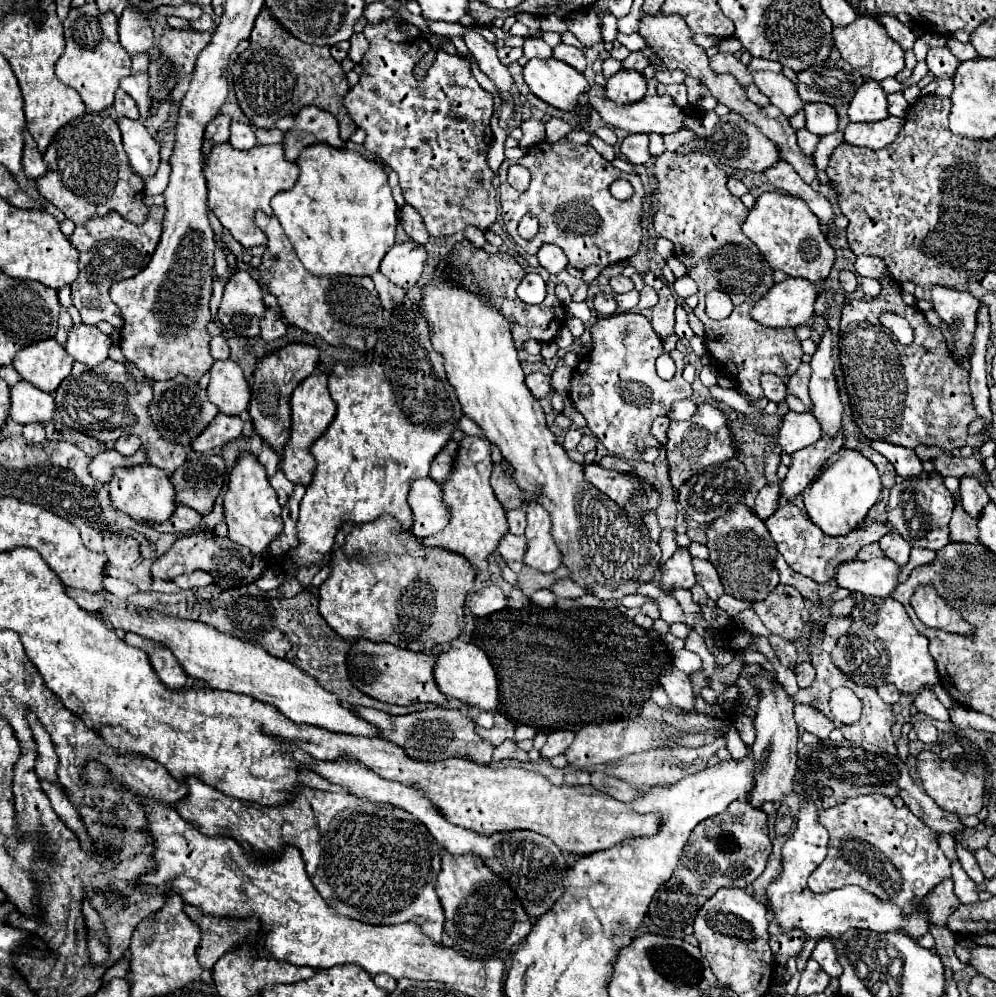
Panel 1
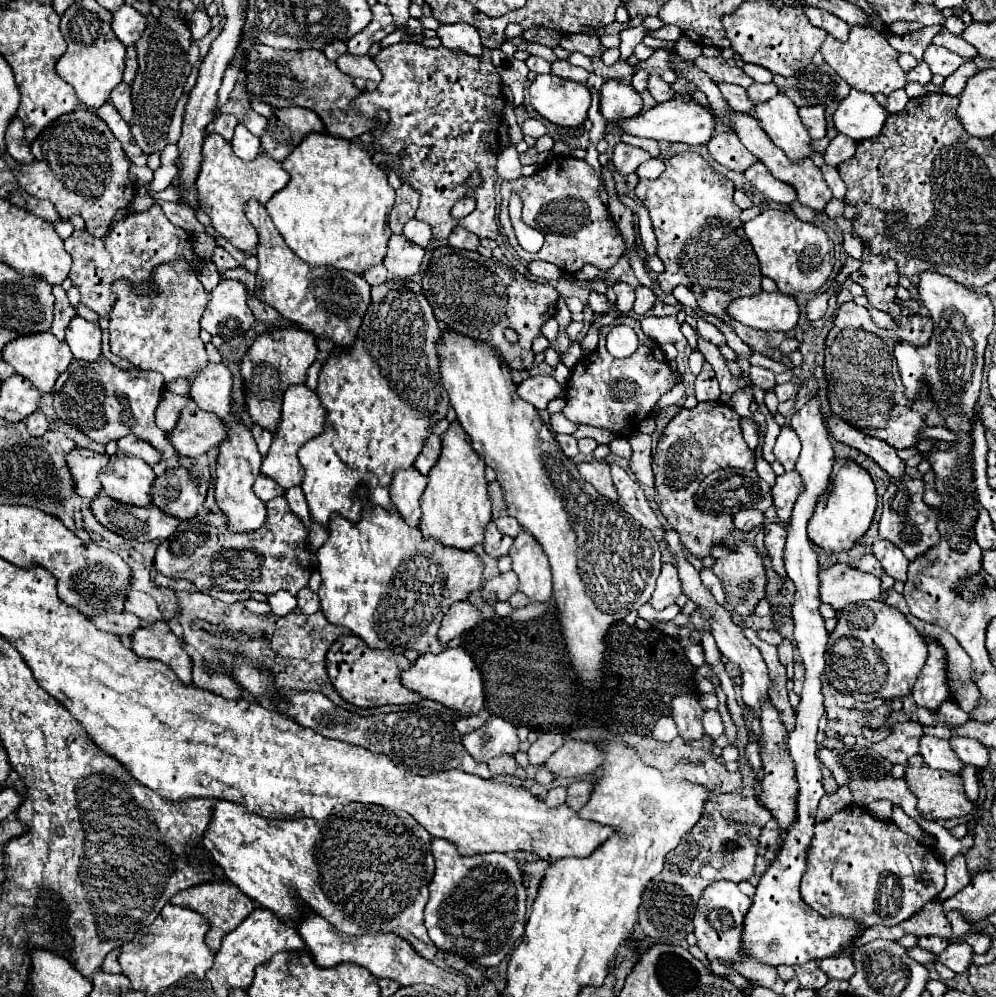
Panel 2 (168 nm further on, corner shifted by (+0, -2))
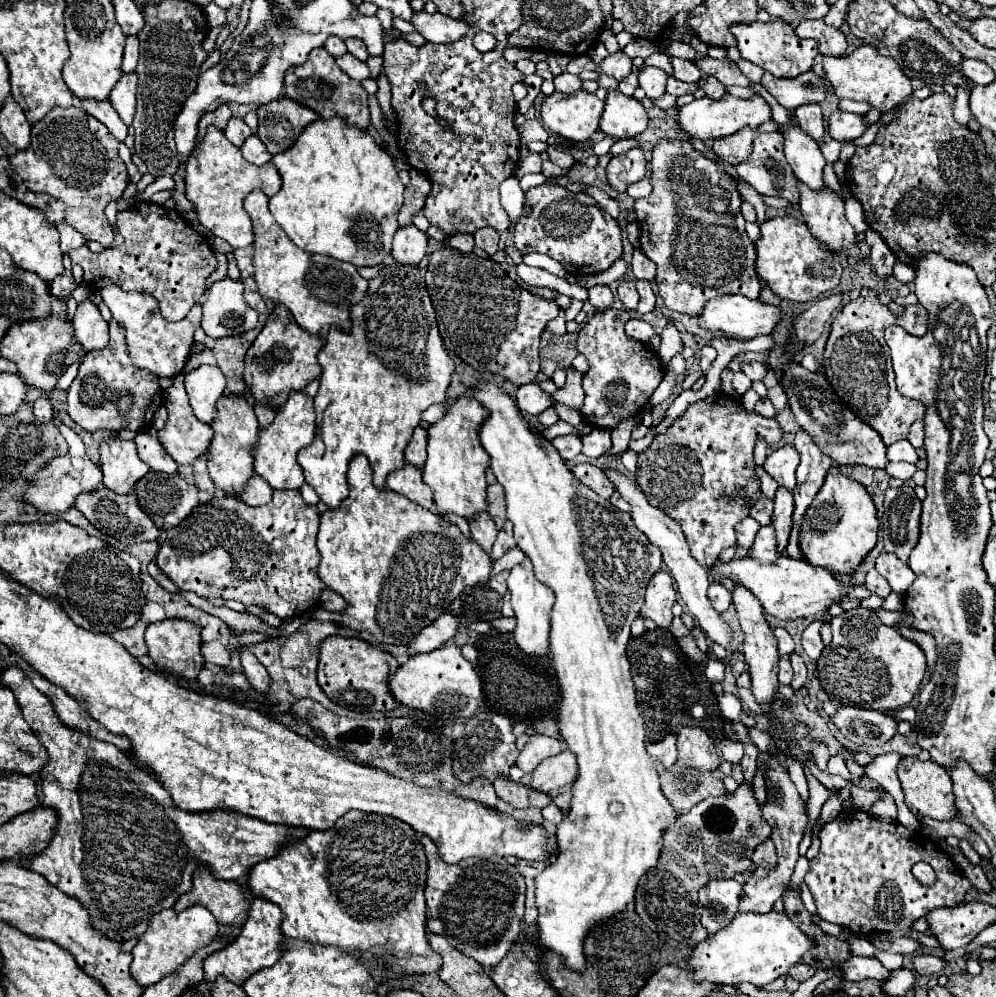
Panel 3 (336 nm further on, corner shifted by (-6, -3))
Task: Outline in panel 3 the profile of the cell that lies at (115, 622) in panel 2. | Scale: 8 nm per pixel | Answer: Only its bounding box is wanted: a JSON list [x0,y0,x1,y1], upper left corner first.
[111,621,147,657]

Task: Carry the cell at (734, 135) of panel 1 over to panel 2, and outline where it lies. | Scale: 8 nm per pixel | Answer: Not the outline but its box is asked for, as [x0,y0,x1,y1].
[709,130,755,172]

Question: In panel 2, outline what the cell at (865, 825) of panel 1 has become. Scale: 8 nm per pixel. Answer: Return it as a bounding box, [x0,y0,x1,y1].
[801,806,945,926]

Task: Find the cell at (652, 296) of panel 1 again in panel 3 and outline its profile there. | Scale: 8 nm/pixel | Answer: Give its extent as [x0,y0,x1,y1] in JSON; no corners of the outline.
[637,281,655,313]

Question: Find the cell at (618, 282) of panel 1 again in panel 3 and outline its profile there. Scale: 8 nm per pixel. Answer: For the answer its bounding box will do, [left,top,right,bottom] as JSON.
[617,281,639,311]

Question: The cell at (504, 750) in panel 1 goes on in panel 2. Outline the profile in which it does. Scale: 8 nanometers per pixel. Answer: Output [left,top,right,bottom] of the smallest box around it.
[487,756,527,778]

